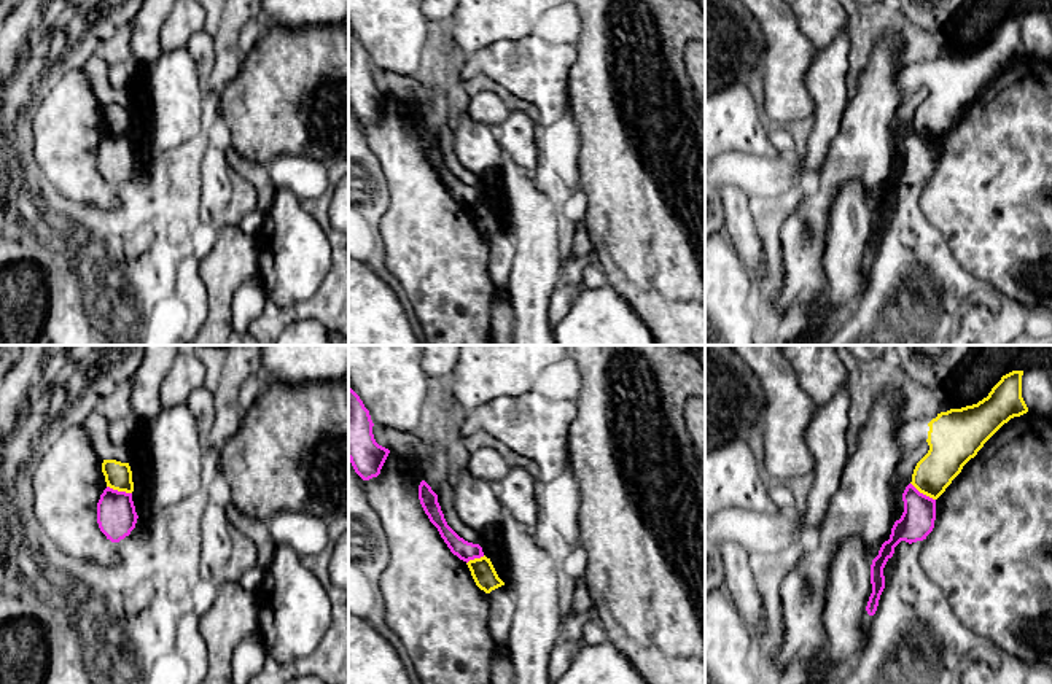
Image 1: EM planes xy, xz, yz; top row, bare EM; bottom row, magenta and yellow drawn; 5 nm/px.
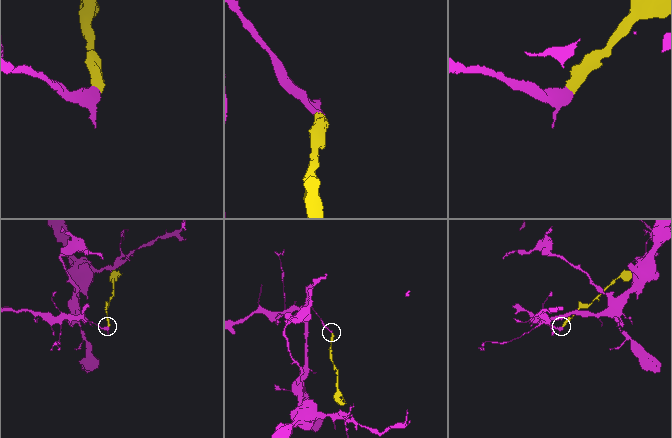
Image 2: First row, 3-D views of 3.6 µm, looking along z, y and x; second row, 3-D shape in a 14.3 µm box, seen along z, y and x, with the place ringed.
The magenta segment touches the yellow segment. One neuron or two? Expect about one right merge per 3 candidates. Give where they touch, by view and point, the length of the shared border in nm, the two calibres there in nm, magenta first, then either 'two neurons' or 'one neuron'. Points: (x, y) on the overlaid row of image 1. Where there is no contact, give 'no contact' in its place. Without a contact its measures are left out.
xy (120, 492) | 130 nm | 200/140 nm | two neurons

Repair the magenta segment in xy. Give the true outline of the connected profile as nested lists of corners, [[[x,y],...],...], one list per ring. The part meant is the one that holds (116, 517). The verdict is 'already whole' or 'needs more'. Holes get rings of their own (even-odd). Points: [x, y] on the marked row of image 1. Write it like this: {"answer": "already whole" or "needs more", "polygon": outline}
{"answer": "already whole", "polygon": [[[110,487],[103,490],[97,503],[97,523],[111,542],[119,542],[135,528],[137,512],[132,493],[118,492]]]}

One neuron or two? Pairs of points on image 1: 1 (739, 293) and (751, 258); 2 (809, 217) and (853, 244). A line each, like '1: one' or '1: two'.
1: two
2: two

